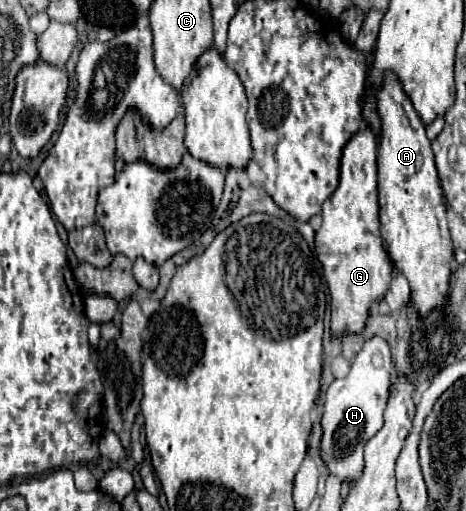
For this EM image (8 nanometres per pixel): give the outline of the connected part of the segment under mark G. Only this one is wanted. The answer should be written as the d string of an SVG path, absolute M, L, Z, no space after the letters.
M370 127L350 137L340 159L340 179L334 195L322 203L322 227L316 231L316 255L332 297L332 333L360 333L372 301L386 295L392 259L384 249L376 189L376 135Z

